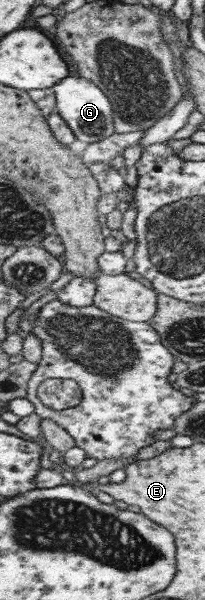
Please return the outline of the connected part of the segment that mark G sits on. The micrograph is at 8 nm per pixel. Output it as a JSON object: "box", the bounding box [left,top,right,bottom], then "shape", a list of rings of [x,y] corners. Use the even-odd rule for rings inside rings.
{"box":[53,76,116,144],"shape":[[[69,76],[55,85],[53,92],[56,97],[55,110],[61,113],[61,116],[67,121],[79,141],[95,144],[116,134],[112,102],[96,83],[87,78]]]}

